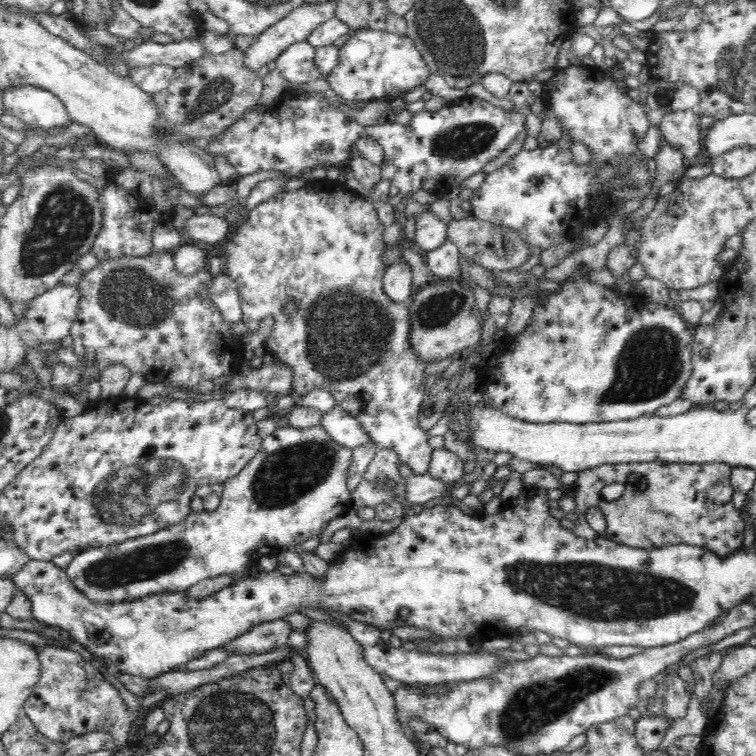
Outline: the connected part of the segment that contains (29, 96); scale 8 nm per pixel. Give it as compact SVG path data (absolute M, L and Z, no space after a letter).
M19 87L4 93L3 112L40 130L62 128L71 119L62 100L37 87Z

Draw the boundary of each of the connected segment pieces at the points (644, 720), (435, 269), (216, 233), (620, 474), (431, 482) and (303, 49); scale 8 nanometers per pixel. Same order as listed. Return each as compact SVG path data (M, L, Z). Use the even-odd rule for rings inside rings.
M645 714L635 720L635 737L641 752L652 752L659 749L668 728L673 721L665 715L648 717Z
M446 240L436 250L427 251L424 257L433 281L460 280L462 267L460 267L459 248L450 240Z
M214 214L193 215L184 223L186 238L208 244L218 244L232 232L230 222L224 216Z
M656 460L650 463L603 465L581 471L575 484L571 487L577 507L571 513L570 528L578 536L595 539L598 533L590 528L584 516L589 508L598 508L602 510L607 522L605 534L601 536L618 544L626 544L634 548L650 548L684 543L710 549L719 556L727 555L742 545L745 530L745 522L740 509L732 505L732 495L735 492L730 480L732 469L728 464L723 463L669 464ZM632 474L641 474L646 479L648 486L644 492L639 492L635 486L630 485ZM612 483L621 483L626 486L626 489L620 498L608 502L602 495L602 489Z
M429 473L412 474L405 479L406 495L402 500L404 507L413 505L426 506L430 502L439 501L442 493L451 485L444 485L441 480L432 478Z
M307 40L285 48L276 58L276 70L291 84L308 83L320 77L314 64L315 48Z

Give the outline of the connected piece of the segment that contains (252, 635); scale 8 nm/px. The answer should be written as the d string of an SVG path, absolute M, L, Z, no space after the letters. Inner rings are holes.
M282 619L266 621L251 626L240 636L223 644L227 656L266 655L285 646L292 633L290 625Z

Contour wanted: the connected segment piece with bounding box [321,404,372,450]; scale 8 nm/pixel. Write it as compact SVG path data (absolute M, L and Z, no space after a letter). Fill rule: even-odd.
M338 404L323 413L321 426L337 445L351 450L356 449L356 446L366 444L366 442L372 442L370 437L364 433L362 425L350 414L350 411L344 410Z

